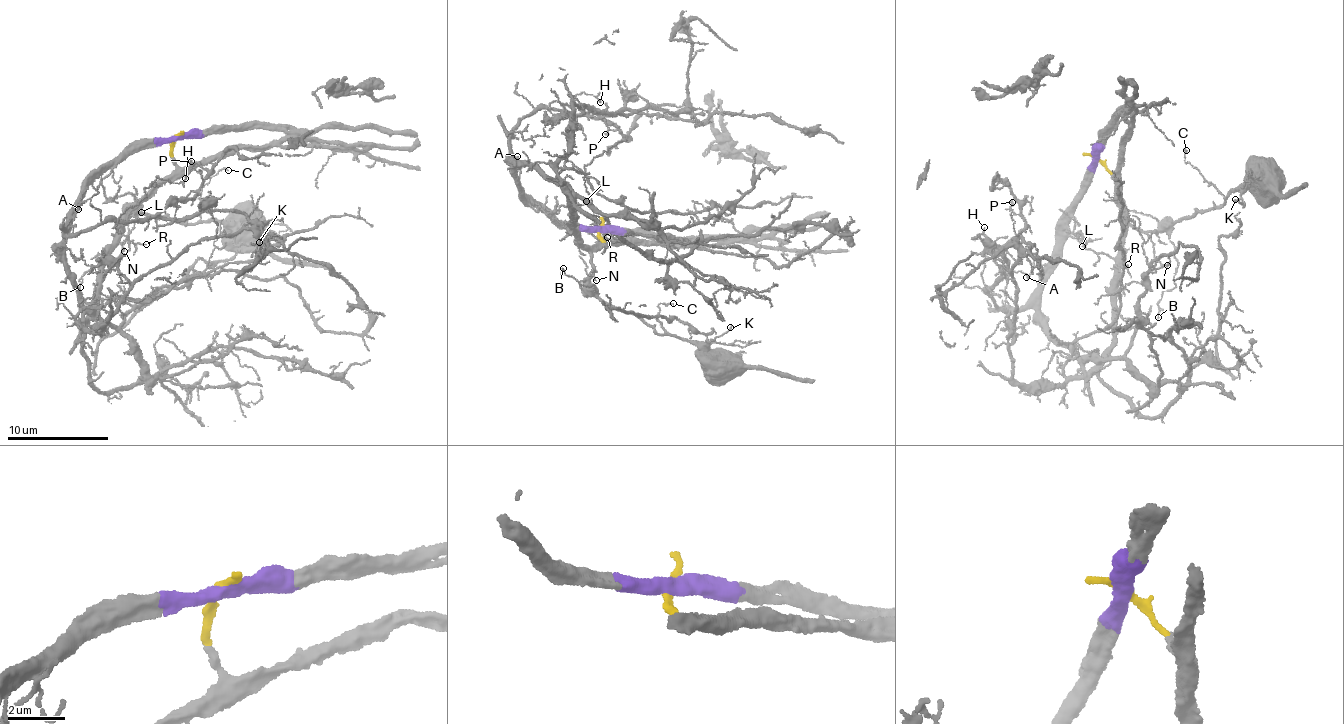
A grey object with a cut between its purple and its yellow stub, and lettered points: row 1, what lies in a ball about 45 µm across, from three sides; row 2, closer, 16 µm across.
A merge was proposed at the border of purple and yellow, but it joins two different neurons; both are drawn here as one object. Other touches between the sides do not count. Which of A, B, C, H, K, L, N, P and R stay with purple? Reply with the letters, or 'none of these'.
A, H, L, P

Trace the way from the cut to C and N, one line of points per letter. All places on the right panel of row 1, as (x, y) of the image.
C: (1094, 156), (1105, 168), (1133, 225), (1146, 231), (1162, 230), (1224, 202), (1223, 196), (1187, 164), (1186, 149)
N: (1094, 156), (1105, 168), (1131, 222), (1148, 236), (1159, 262), (1168, 266)

